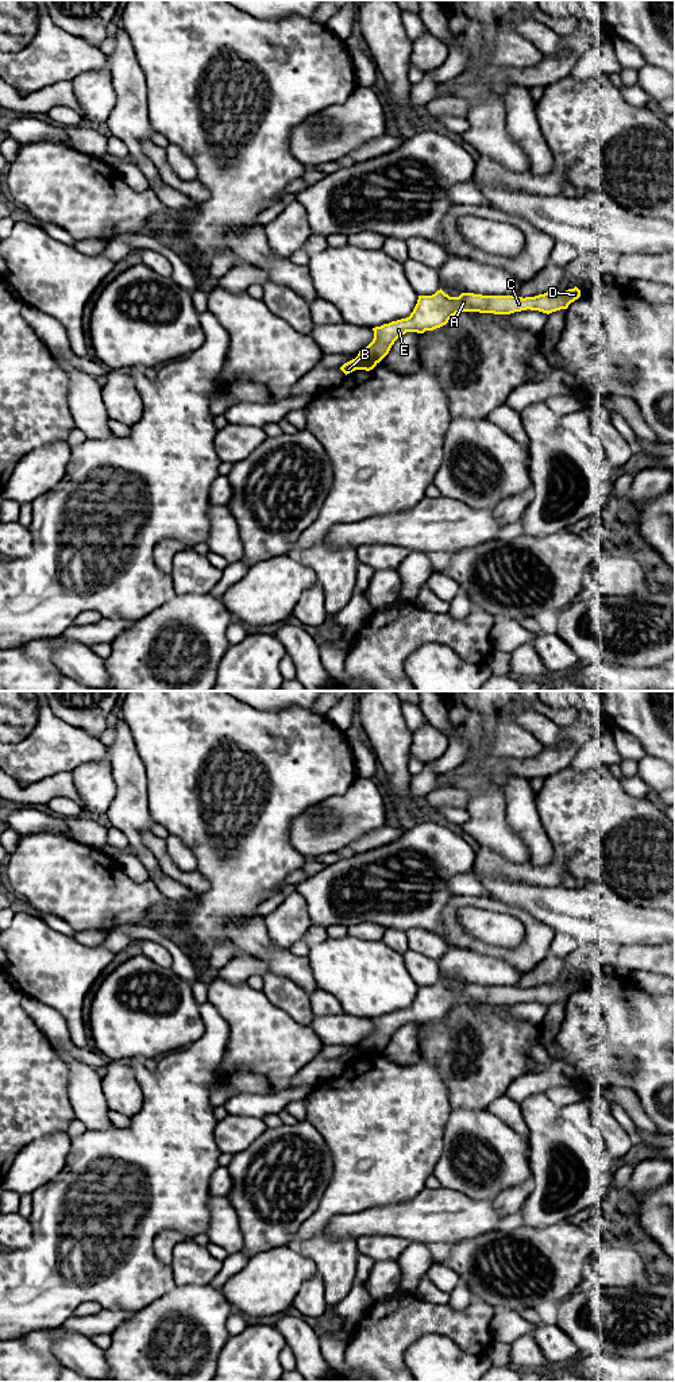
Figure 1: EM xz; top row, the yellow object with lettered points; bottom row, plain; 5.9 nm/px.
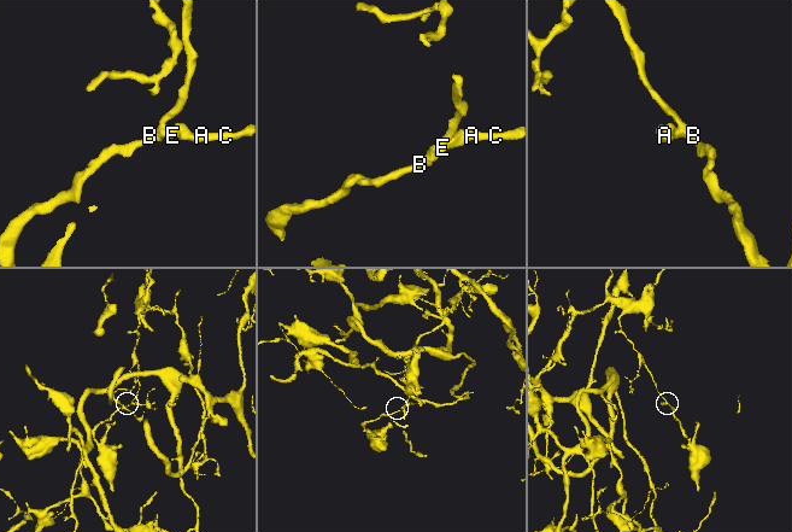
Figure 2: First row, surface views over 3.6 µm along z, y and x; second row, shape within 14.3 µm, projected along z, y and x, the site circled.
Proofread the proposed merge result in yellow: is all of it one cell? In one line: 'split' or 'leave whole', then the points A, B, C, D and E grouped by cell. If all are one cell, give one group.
split; A C D E / B

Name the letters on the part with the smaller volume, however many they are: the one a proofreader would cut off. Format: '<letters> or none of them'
B

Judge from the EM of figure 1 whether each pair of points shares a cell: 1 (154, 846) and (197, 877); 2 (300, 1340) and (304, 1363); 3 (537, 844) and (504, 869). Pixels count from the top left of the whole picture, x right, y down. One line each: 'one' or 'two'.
1: one
2: one
3: two

